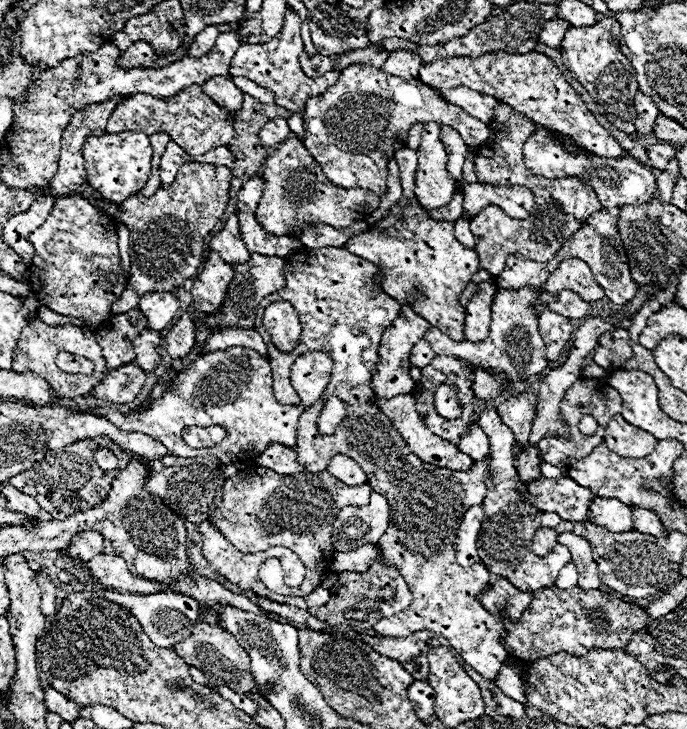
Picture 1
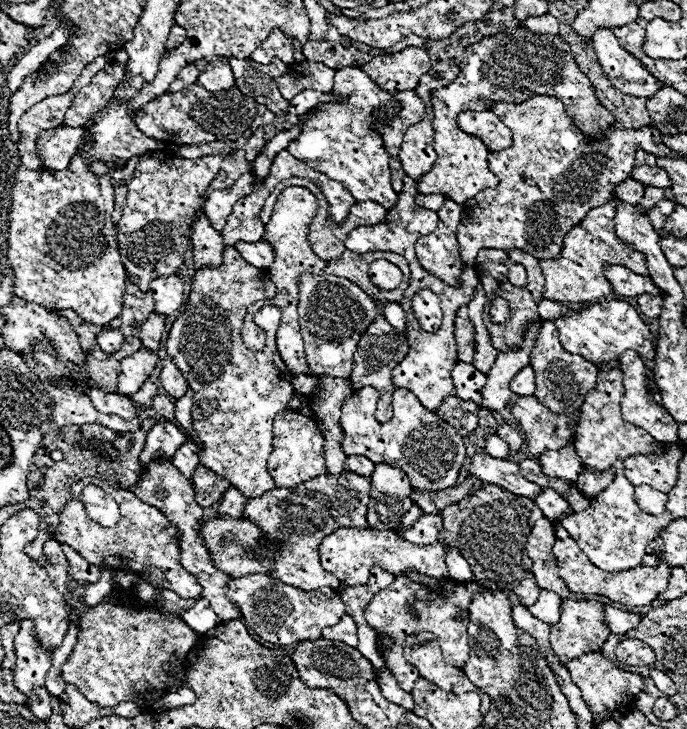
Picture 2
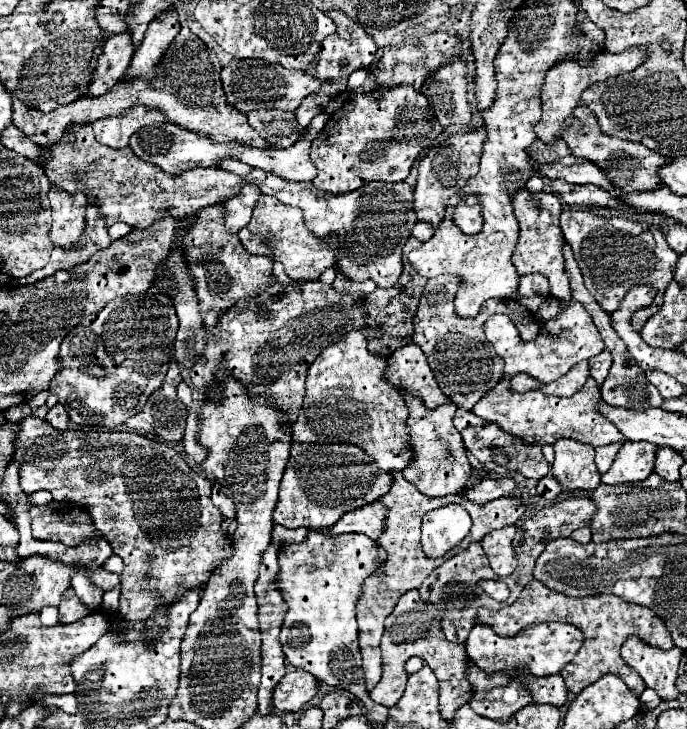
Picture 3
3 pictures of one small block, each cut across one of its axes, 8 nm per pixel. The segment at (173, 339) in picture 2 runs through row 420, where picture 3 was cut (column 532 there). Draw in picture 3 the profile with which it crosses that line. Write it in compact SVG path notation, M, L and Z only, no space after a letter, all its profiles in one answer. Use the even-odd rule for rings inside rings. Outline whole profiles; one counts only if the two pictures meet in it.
M520 188L516 194L512 194L512 204L514 204L514 214L520 222L520 240L514 252L514 266L518 270L518 274L544 274L550 280L550 294L554 298L572 298L570 294L570 286L568 286L568 278L562 270L564 262L562 262L562 242L564 236L560 232L560 224L558 218L562 214L562 204L560 198L554 196L552 192L544 192L544 194L532 194L526 188Z

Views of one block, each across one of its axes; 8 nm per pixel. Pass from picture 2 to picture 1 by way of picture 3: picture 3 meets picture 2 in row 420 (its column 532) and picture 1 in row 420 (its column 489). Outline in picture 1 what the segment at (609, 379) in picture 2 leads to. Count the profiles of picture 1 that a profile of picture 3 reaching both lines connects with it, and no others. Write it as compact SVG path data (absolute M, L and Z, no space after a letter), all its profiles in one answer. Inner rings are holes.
M620 414L614 416L604 434L606 446L624 458L644 458L656 448L656 438L632 424L628 424Z

